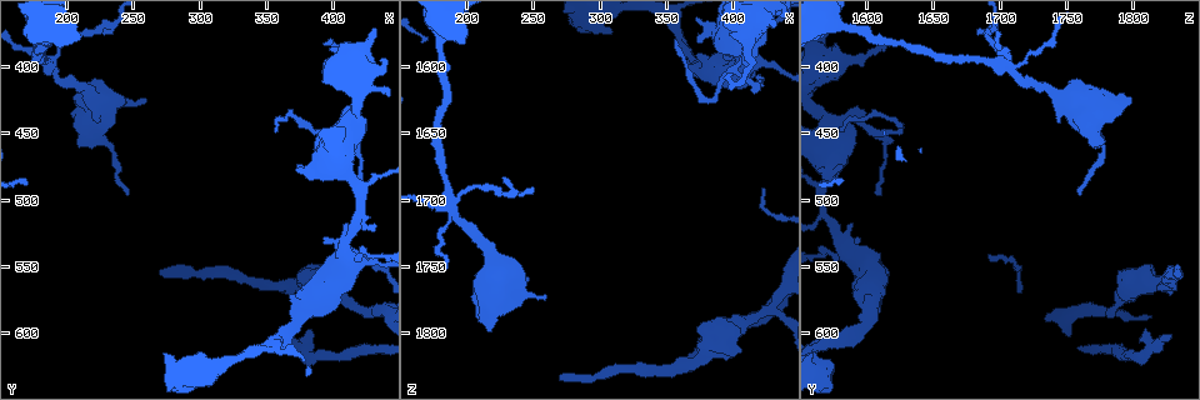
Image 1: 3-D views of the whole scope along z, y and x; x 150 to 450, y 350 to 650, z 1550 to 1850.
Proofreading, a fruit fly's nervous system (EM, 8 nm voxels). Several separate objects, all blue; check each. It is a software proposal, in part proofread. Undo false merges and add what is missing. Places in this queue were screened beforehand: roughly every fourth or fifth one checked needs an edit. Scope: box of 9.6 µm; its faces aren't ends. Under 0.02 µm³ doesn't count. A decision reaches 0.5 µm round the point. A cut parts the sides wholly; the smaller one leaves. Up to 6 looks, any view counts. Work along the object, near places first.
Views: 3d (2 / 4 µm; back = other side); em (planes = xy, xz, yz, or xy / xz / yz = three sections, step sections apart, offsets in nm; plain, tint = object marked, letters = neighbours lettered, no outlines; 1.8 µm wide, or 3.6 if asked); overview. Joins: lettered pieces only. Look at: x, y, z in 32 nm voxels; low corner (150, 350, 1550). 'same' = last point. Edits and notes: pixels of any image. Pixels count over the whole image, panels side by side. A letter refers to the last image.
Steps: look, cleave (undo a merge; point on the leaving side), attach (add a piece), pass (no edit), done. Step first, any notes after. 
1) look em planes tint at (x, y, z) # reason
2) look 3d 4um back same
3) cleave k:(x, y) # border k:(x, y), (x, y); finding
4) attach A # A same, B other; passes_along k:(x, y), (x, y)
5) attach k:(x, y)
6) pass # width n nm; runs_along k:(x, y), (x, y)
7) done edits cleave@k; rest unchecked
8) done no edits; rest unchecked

look 3d 2um back at (418, 542, 1572) # sudden change in width

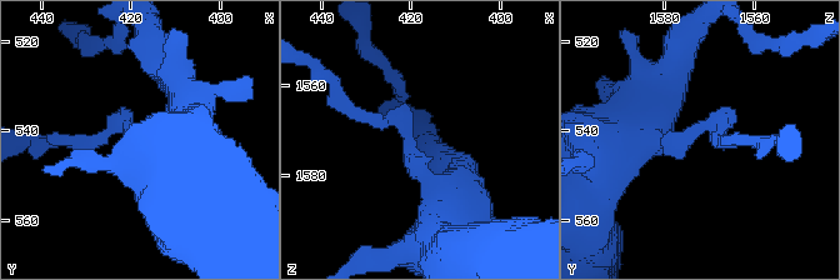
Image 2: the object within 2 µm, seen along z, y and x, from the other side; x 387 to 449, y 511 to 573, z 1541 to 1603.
look em planes tint at (419, 541, 1573) # shape alone is not enough

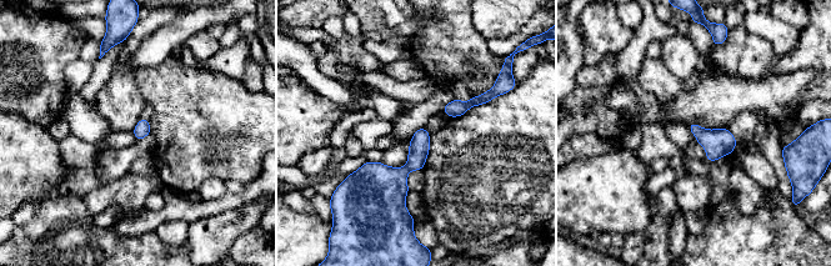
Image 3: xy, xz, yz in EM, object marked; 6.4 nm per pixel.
look em planes letters same # see the neighbours

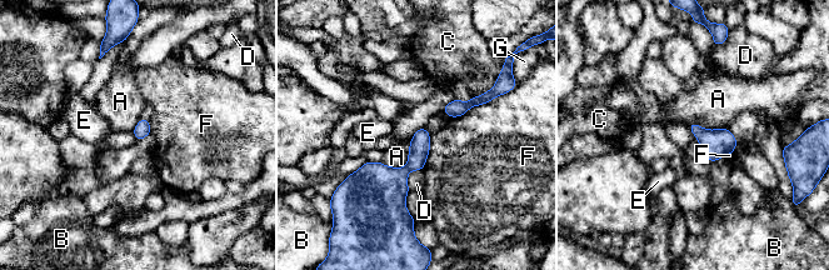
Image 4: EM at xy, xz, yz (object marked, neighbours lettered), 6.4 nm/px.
pass # longest_contact F 320 nm; A other, B other, C other, D other, E other, F other, G other; border 4:(410, 140), (403, 166), (381, 163); one cell here

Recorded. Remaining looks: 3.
look 3d 4um back at (380, 600, 1808) # free end

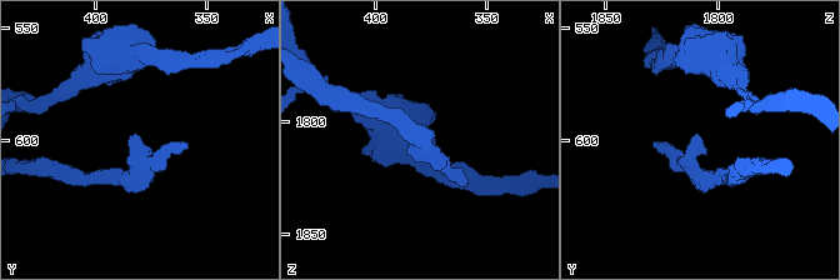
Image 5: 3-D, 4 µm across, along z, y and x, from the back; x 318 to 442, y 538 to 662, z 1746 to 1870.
look em yz step 16 letters at (381, 597, 1809)

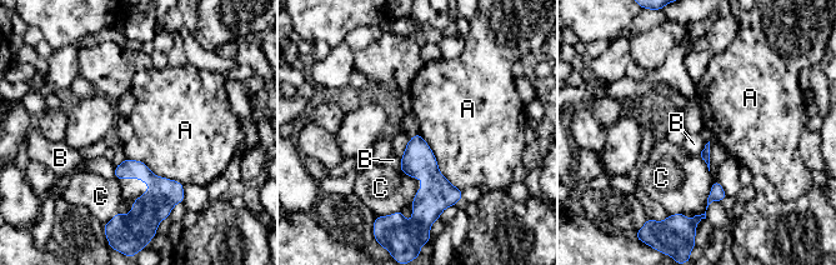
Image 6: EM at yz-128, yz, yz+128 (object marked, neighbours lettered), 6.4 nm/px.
pass # A other, B other, C other; border 6:(418, 133), (437, 169), (461, 190); no lettered piece goes on from it

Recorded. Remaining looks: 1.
done no edits; rest unchecked

